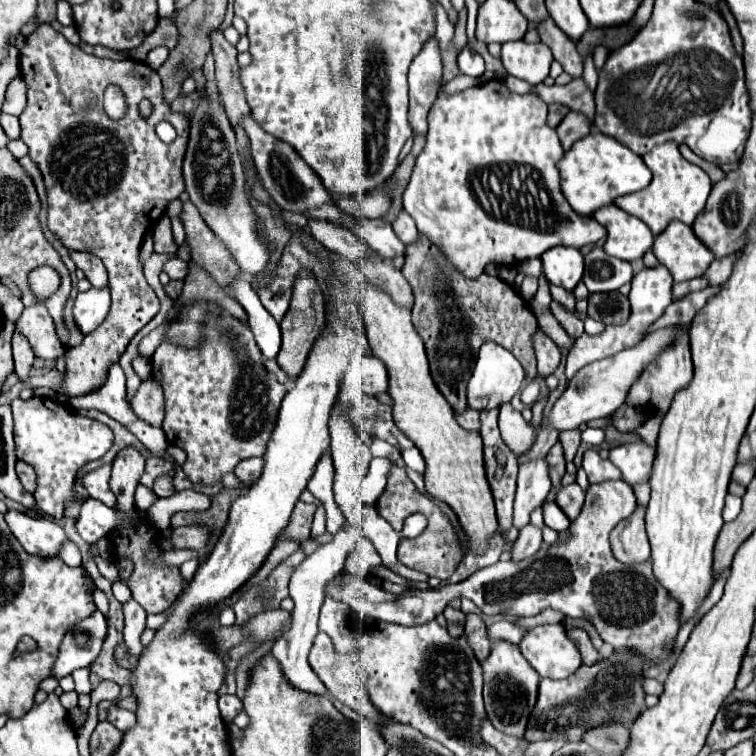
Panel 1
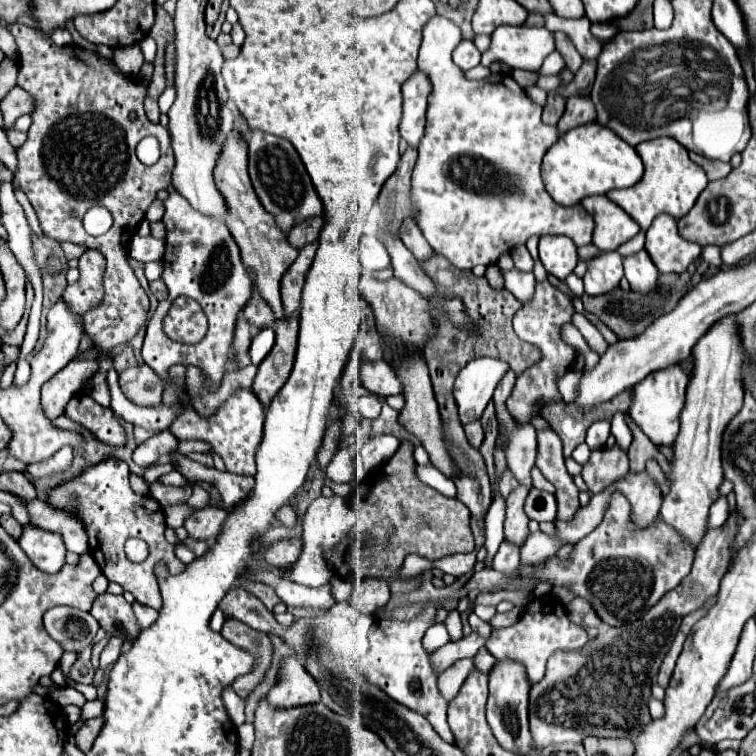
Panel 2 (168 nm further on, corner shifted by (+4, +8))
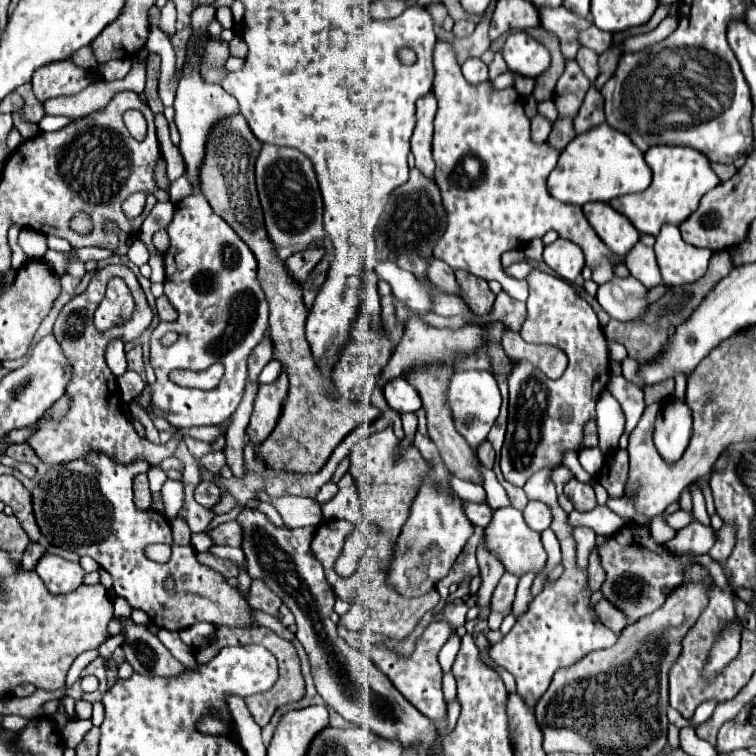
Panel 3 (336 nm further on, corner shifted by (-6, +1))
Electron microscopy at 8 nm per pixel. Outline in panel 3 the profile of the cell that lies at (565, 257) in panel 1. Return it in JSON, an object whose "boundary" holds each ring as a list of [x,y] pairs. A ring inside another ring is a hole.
{"boundary":[[[557,238],[553,244],[545,246],[543,260],[555,274],[559,274],[567,282],[575,282],[585,266],[581,248],[563,238]]]}

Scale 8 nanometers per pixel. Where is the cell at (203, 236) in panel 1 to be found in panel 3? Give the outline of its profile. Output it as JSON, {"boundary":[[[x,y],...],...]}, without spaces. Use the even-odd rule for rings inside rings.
{"boundary":[[[191,194],[175,204],[175,216],[167,232],[171,246],[163,254],[165,296],[179,312],[179,318],[173,322],[161,322],[153,330],[149,360],[157,382],[133,402],[139,408],[165,418],[173,428],[221,424],[235,412],[243,398],[247,358],[267,330],[269,306],[257,282],[257,262],[235,230],[211,210],[203,194]],[[169,330],[179,332],[181,338],[171,346],[163,346],[161,338]],[[215,362],[225,366],[221,384],[215,390],[183,388],[169,378],[169,372],[175,368],[201,372]]]}

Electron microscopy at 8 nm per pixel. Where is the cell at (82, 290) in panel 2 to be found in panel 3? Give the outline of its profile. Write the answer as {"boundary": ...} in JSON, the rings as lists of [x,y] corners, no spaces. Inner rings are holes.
{"boundary":[[[109,264],[101,270],[97,270],[87,286],[87,290],[83,294],[71,298],[63,306],[63,310],[53,326],[53,334],[59,338],[59,342],[65,350],[65,356],[69,358],[69,362],[73,366],[73,378],[67,386],[67,394],[71,396],[71,408],[61,422],[53,422],[53,420],[45,422],[43,420],[39,430],[29,438],[31,448],[37,452],[37,456],[41,460],[45,460],[49,464],[57,464],[57,462],[87,458],[91,452],[99,452],[99,454],[107,454],[111,460],[121,462],[121,464],[129,464],[135,460],[147,460],[149,464],[159,464],[167,456],[175,454],[179,442],[185,436],[205,440],[205,442],[215,442],[219,436],[223,436],[227,432],[231,418],[219,426],[177,430],[177,434],[167,444],[157,446],[157,444],[151,444],[147,438],[141,438],[137,434],[137,430],[133,428],[133,424],[127,420],[127,416],[121,412],[121,398],[117,396],[117,380],[115,380],[113,372],[109,370],[109,366],[105,364],[107,344],[111,340],[131,342],[131,340],[139,338],[151,326],[151,320],[153,320],[153,310],[149,308],[149,302],[145,298],[143,288],[137,282],[137,276],[133,274],[131,268],[117,266],[117,264]],[[113,276],[123,278],[127,282],[127,286],[131,286],[131,292],[135,296],[135,310],[129,322],[105,332],[97,332],[93,326],[93,312],[99,306],[99,302],[103,300],[107,282]]]}

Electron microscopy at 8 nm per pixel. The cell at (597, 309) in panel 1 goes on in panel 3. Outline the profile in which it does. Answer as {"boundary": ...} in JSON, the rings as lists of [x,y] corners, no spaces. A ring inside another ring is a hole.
{"boundary":[[[721,250],[721,252],[715,252],[711,256],[711,262],[709,262],[709,268],[707,268],[707,274],[703,278],[699,278],[699,282],[693,282],[693,284],[687,284],[687,286],[675,286],[671,290],[667,290],[655,304],[651,304],[645,314],[641,314],[639,318],[631,320],[631,322],[619,322],[619,320],[609,320],[609,324],[603,328],[605,330],[605,336],[611,338],[611,340],[617,340],[621,342],[625,348],[627,348],[627,354],[637,360],[637,362],[647,362],[647,360],[653,360],[659,350],[663,350],[665,342],[667,342],[667,334],[669,334],[669,328],[671,326],[679,326],[681,322],[685,322],[691,312],[701,304],[701,300],[705,298],[705,294],[721,280],[729,274],[729,270],[733,268],[733,262],[731,262],[731,256],[727,254],[727,250]]]}

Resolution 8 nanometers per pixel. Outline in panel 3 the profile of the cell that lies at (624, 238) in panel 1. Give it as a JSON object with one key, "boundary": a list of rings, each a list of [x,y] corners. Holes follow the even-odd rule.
{"boundary":[[[591,202],[583,206],[583,212],[597,236],[613,254],[625,256],[639,242],[639,232],[635,230],[635,226],[631,226],[631,220],[613,210],[609,204]]]}

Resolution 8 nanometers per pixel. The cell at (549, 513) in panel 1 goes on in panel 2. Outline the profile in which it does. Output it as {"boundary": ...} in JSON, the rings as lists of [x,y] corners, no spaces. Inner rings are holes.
{"boundary":[[[531,489],[525,499],[525,513],[529,519],[541,523],[541,521],[555,521],[557,515],[557,501],[555,495]]]}

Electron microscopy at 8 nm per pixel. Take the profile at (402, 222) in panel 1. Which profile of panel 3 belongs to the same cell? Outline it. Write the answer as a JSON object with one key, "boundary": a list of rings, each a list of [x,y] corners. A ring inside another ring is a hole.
{"boundary":[[[431,258],[431,264],[429,264],[429,268],[427,268],[427,278],[431,278],[431,282],[433,282],[435,286],[439,286],[443,292],[459,294],[459,286],[457,286],[455,274],[453,274],[451,266],[447,266],[443,260]]]}

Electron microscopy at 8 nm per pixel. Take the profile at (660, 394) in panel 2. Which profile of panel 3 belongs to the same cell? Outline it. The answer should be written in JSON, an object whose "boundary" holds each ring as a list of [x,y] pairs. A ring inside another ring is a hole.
{"boundary":[[[669,398],[663,402],[661,414],[655,418],[655,430],[653,430],[653,442],[659,450],[659,454],[669,462],[677,462],[689,440],[693,430],[693,414],[685,400]]]}

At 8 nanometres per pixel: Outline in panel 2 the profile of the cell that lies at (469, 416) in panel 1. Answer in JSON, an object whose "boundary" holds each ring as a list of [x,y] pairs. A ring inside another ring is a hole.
{"boundary":[[[479,421],[467,423],[465,425],[465,435],[467,435],[467,441],[471,443],[471,447],[475,447],[475,449],[481,447],[481,443],[483,443],[483,429],[481,429]]]}

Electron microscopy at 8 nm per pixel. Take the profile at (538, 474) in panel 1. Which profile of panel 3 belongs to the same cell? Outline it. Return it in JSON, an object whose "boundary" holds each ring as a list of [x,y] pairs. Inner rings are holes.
{"boundary":[[[507,506],[507,508],[499,508],[493,512],[493,520],[491,524],[485,528],[487,530],[487,546],[491,552],[495,552],[505,570],[515,574],[515,576],[523,576],[525,572],[541,572],[545,562],[547,562],[547,554],[545,554],[545,548],[541,544],[541,534],[531,530],[523,518],[523,512],[513,508],[513,506]]]}

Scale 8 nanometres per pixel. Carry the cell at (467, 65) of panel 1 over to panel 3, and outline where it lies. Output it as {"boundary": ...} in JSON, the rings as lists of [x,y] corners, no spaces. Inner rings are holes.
{"boundary":[[[469,58],[463,64],[463,76],[471,82],[471,84],[479,84],[487,80],[487,64],[481,58]]]}

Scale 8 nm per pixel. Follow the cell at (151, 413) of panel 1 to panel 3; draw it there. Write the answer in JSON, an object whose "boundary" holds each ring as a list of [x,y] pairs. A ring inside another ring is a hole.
{"boundary":[[[127,370],[123,376],[117,378],[117,384],[119,384],[119,390],[121,390],[121,398],[125,402],[131,402],[135,396],[139,396],[143,390],[145,390],[145,382],[143,378],[137,374],[137,372],[131,372]]]}

